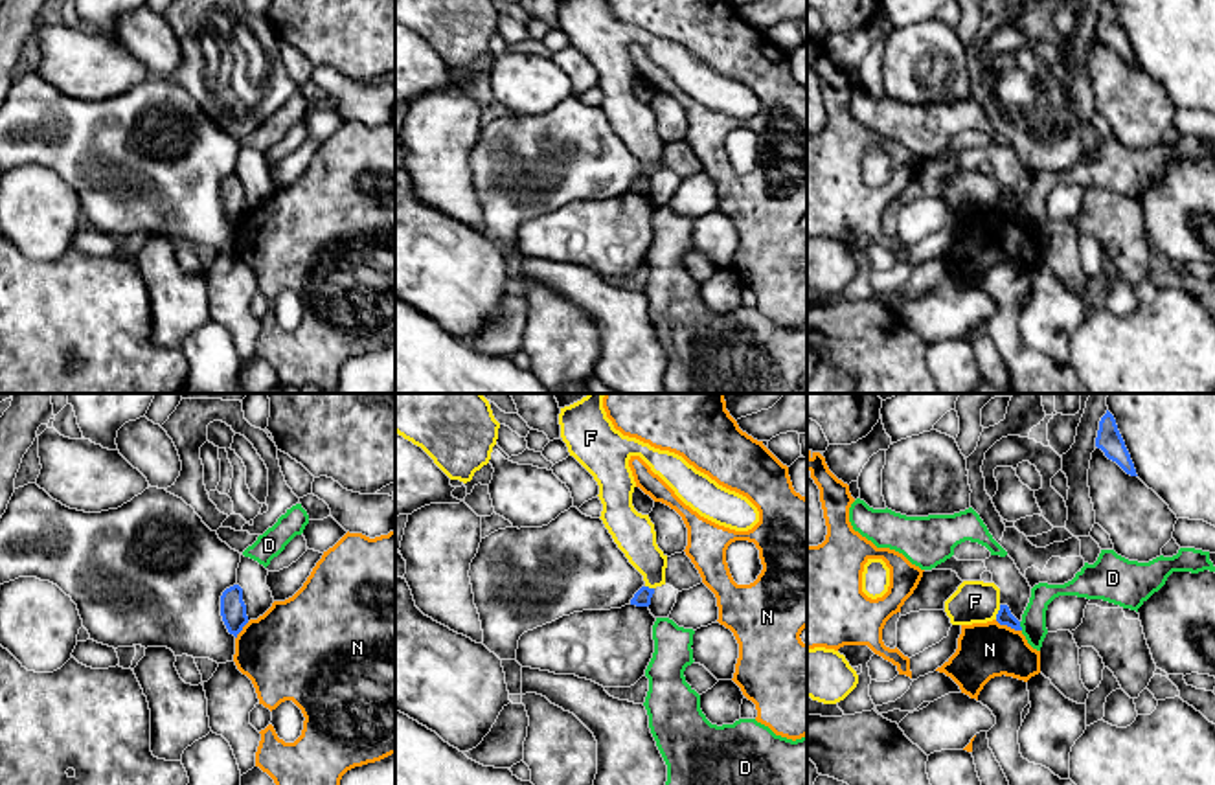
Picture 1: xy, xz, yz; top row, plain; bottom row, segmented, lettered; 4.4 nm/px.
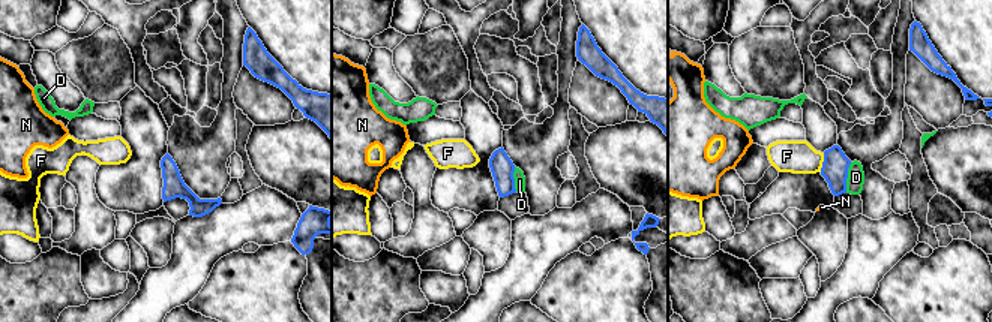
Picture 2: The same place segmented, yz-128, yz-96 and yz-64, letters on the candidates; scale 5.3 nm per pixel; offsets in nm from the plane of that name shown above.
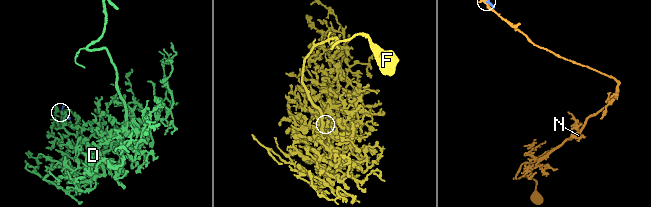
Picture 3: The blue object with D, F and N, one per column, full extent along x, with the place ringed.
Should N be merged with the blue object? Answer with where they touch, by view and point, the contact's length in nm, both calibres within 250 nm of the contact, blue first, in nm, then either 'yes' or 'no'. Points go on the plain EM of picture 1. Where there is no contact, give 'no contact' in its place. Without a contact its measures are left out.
yz (1008, 214) | 130 nm | 70/240 nm | no

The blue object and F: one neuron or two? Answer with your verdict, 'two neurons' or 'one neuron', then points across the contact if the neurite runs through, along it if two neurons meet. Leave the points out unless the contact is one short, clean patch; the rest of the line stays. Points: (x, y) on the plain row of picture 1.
two neurons; border yz (1000, 193), (995, 206)

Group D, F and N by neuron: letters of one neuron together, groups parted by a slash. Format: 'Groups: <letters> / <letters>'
Groups: D / F / N

